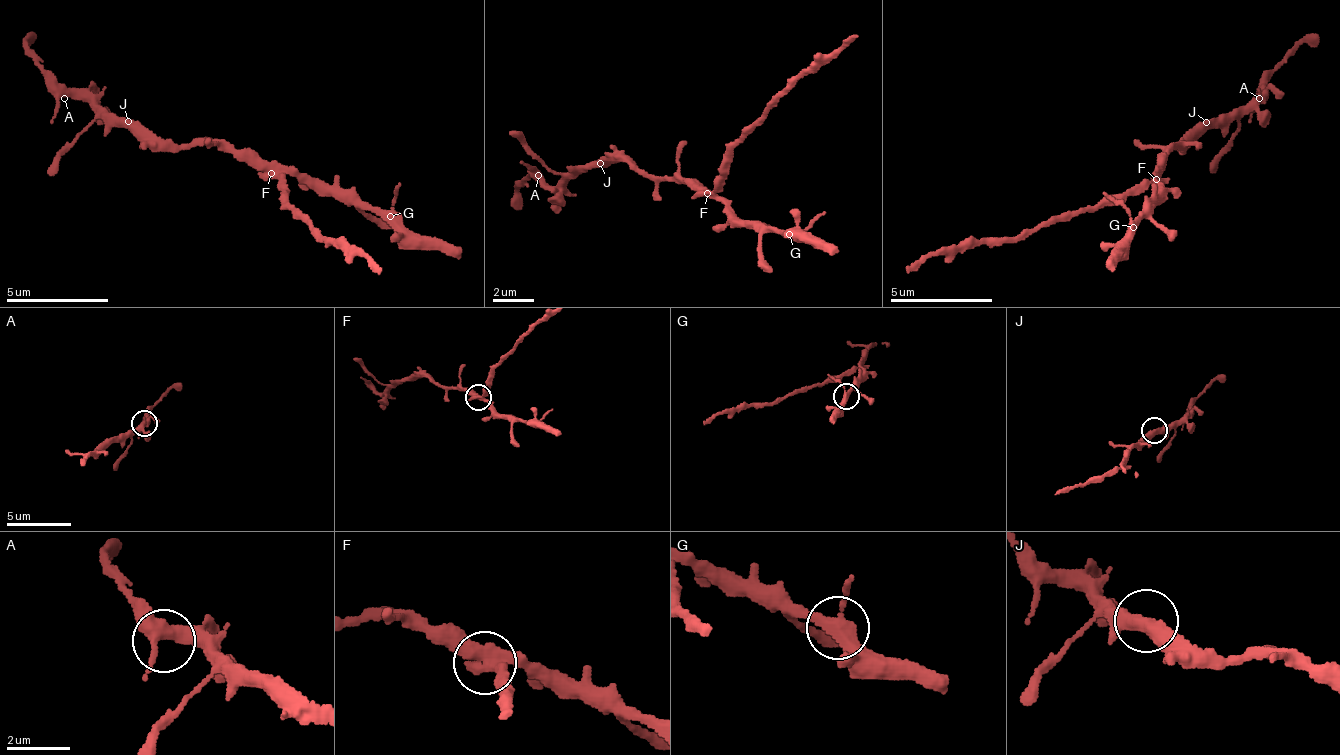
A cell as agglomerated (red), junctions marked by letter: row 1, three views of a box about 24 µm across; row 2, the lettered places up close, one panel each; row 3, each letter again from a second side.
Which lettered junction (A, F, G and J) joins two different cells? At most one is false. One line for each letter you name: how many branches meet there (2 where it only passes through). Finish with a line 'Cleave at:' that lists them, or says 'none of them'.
F: branches 3
Cleave at: F

